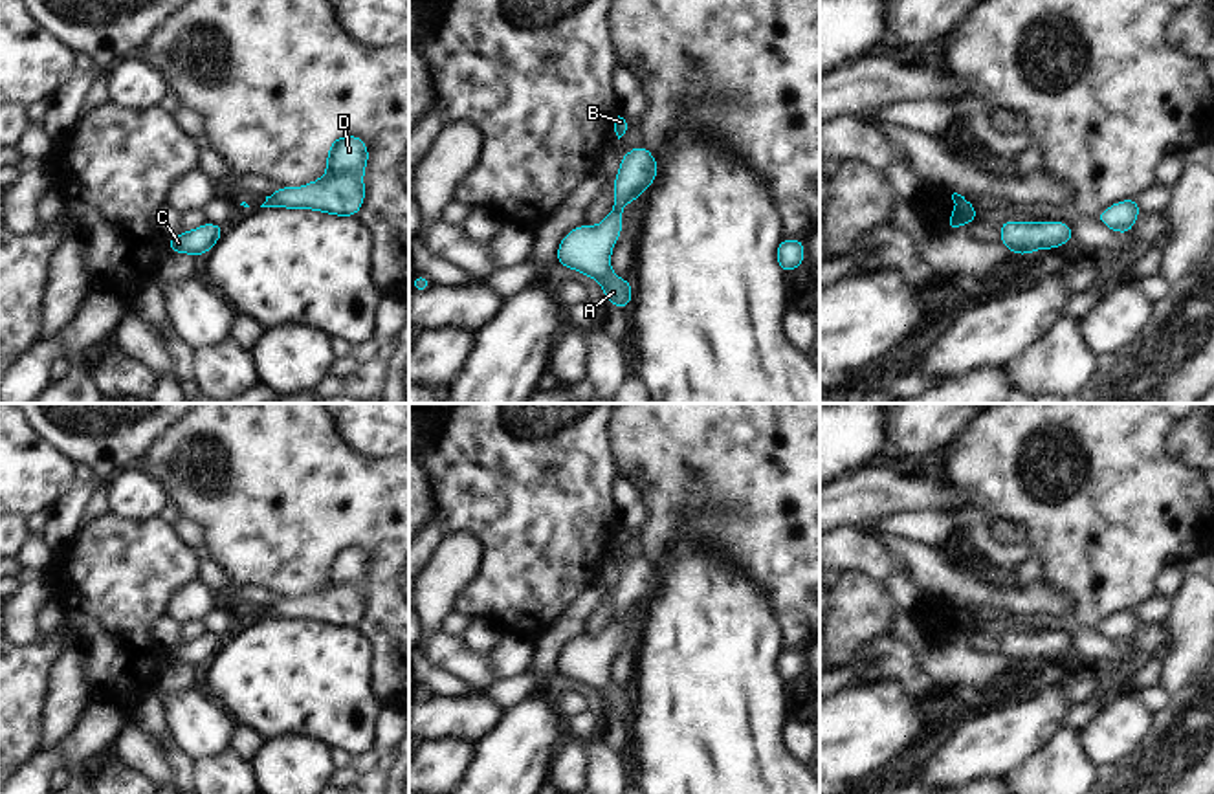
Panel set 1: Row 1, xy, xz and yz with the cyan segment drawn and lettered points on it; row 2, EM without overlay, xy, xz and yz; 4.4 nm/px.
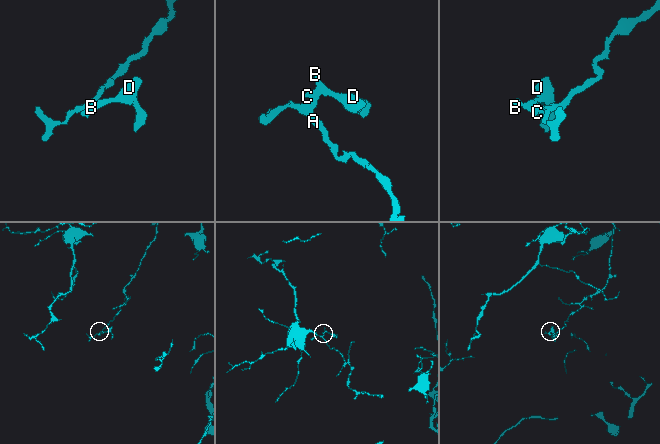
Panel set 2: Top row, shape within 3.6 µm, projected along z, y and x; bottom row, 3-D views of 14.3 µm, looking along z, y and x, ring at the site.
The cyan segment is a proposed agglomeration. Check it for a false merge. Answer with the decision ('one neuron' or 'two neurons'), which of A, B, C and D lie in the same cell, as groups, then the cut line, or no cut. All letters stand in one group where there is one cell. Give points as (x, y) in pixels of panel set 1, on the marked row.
one neuron; A B C D; no cut

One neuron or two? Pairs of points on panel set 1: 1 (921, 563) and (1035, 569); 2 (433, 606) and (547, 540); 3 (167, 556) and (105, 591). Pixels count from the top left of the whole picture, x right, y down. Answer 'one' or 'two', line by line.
1: two
2: two
3: one

